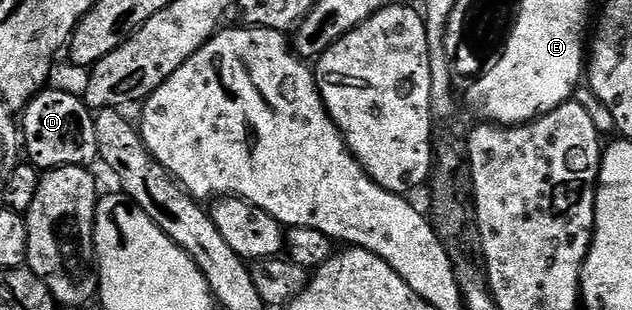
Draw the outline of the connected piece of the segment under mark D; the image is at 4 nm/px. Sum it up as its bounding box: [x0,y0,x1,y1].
[22,88,100,171]

